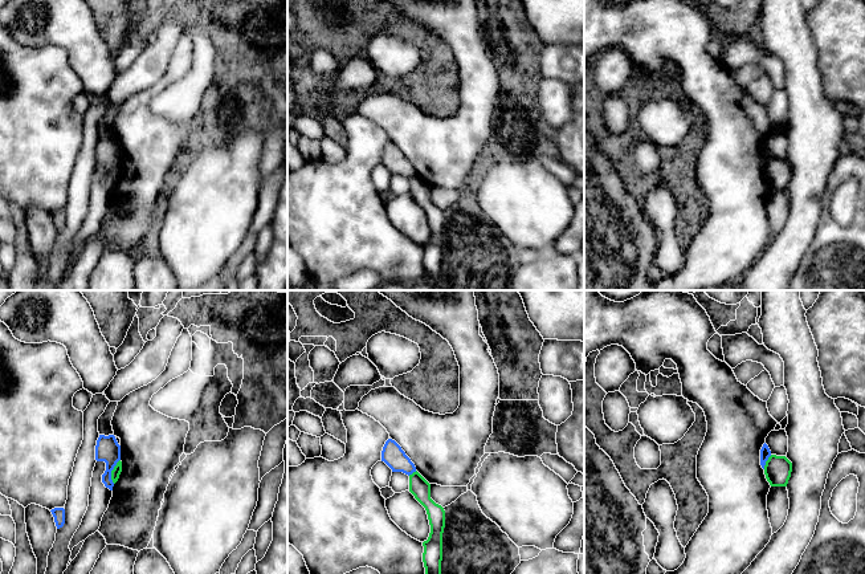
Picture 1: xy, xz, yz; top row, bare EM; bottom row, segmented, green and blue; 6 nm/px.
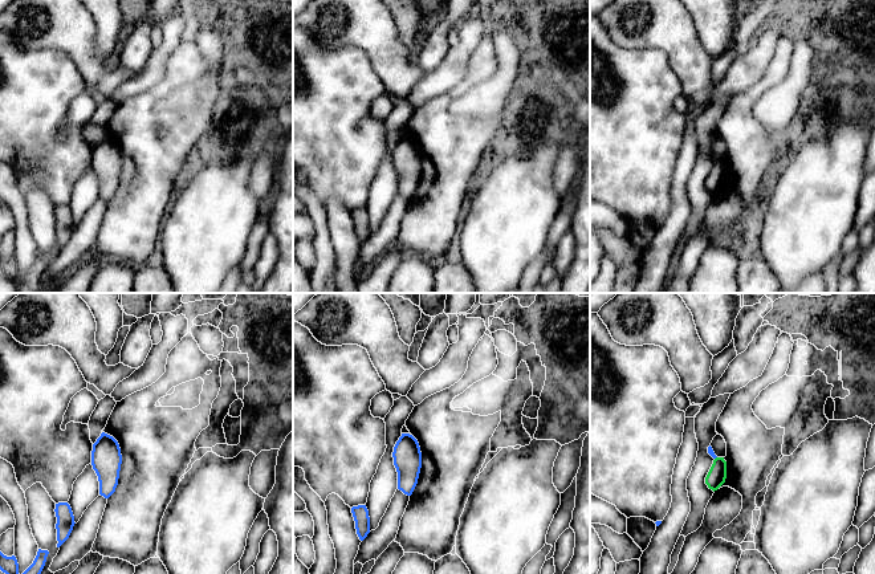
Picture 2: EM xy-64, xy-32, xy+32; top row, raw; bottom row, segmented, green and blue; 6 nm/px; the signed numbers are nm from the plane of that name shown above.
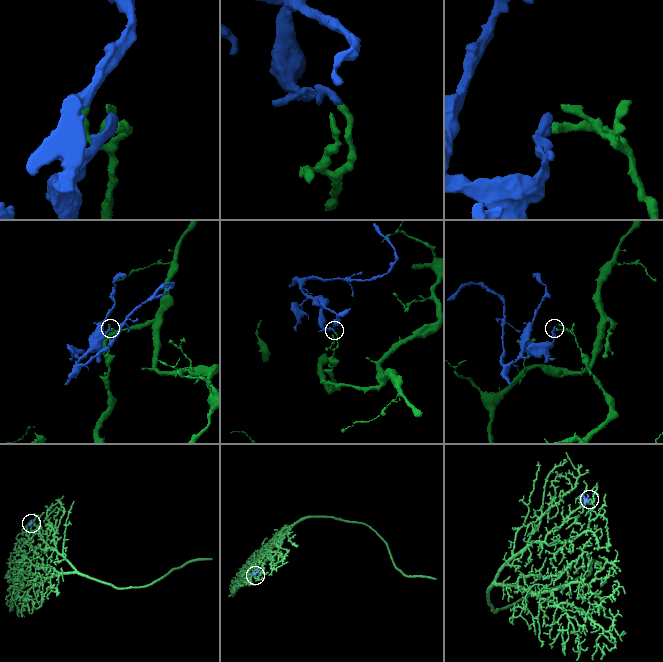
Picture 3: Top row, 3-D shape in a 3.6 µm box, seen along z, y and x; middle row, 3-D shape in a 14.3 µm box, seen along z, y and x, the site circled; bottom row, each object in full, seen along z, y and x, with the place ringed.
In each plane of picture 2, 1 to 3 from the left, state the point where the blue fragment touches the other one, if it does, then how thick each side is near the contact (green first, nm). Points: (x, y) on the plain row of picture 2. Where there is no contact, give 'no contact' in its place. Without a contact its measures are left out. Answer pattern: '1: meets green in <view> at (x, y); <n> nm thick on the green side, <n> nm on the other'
1: no contact
2: no contact
3: no contact

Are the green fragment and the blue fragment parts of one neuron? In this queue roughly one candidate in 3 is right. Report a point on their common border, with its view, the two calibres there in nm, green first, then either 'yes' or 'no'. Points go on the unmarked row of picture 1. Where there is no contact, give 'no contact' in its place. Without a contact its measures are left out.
meets green in xy at (111, 174); 60 nm thick on the green side, 150 nm on the other; no

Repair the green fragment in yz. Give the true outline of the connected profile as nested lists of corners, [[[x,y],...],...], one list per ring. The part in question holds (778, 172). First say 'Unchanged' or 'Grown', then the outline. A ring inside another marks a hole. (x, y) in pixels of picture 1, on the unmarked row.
Unchanged. [[[771,158],[764,168],[764,178],[771,190],[787,190],[792,166],[786,159]]]

